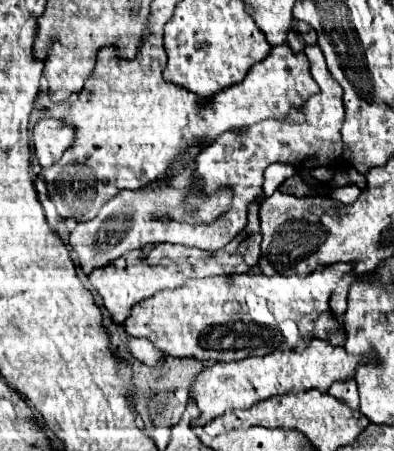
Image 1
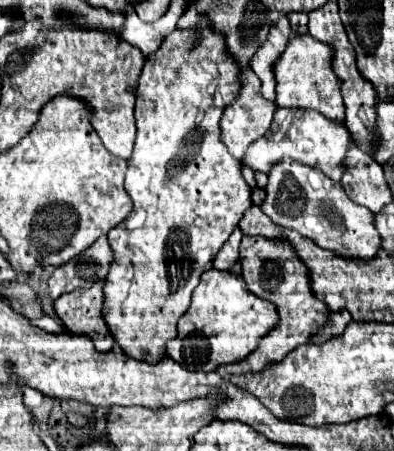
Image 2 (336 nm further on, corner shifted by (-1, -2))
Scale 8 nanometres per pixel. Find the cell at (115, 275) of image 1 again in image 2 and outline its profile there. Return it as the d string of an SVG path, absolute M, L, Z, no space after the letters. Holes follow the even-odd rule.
M101 279L89 289L75 289L71 293L63 293L55 301L55 311L71 333L89 335L99 351L109 351L115 345L115 339L103 317L103 287L105 281Z

